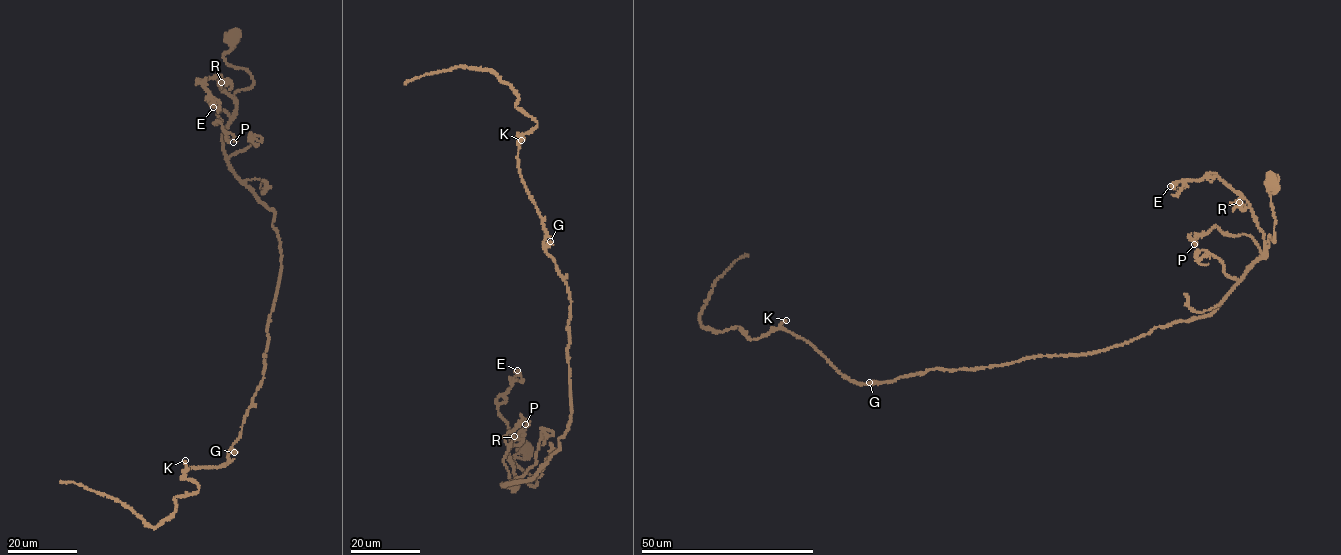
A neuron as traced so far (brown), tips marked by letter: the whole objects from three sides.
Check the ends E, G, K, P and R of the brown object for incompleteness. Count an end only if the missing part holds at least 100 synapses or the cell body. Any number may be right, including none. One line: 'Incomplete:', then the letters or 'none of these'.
Incomplete: K

